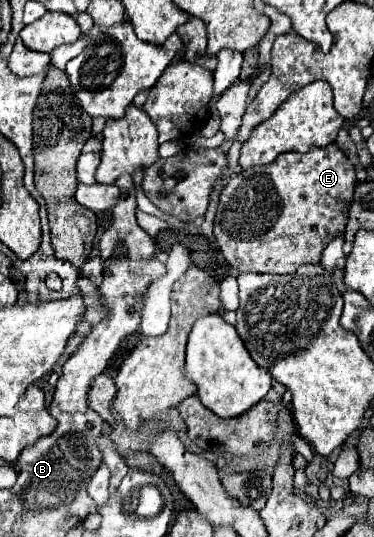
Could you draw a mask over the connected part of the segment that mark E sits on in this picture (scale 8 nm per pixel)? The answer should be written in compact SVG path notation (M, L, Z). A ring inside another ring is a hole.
M337 144L305 154L285 152L269 166L231 176L221 190L213 226L223 258L239 272L261 274L293 274L303 264L319 264L325 246L345 230L345 204L353 198L355 180L355 168ZM273 210L279 212L275 224Z

